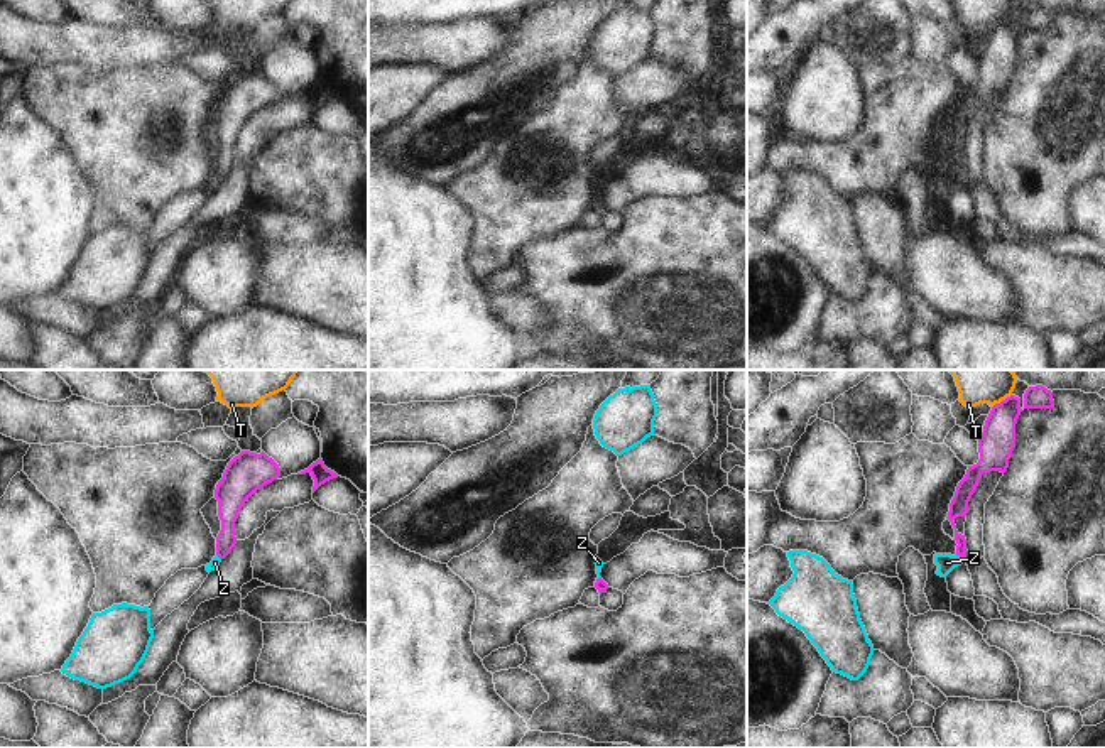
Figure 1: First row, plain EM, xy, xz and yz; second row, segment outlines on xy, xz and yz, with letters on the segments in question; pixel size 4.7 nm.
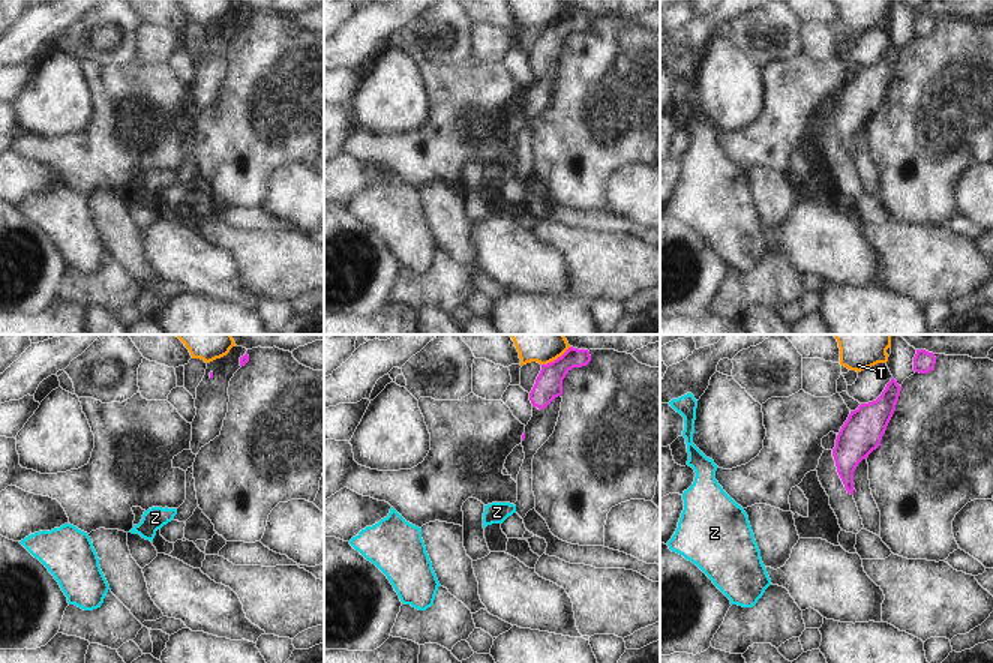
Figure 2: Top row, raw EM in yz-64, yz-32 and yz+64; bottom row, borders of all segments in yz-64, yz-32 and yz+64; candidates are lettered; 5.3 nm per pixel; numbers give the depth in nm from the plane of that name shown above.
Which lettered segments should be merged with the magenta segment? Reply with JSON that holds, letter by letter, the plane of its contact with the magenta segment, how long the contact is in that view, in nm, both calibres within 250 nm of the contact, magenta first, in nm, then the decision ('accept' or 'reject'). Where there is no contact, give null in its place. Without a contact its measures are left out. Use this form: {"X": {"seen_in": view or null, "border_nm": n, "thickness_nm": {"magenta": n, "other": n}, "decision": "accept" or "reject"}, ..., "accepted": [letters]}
{"T": {"seen_in": "yz", "border_nm": 120, "thickness_nm": {"magenta": 170, "other": 130}, "decision": "reject"}, "Z": {"seen_in": "yz", "border_nm": 60, "thickness_nm": {"magenta": 90, "other": 90}, "decision": "accept"}, "accepted": ["Z"]}

